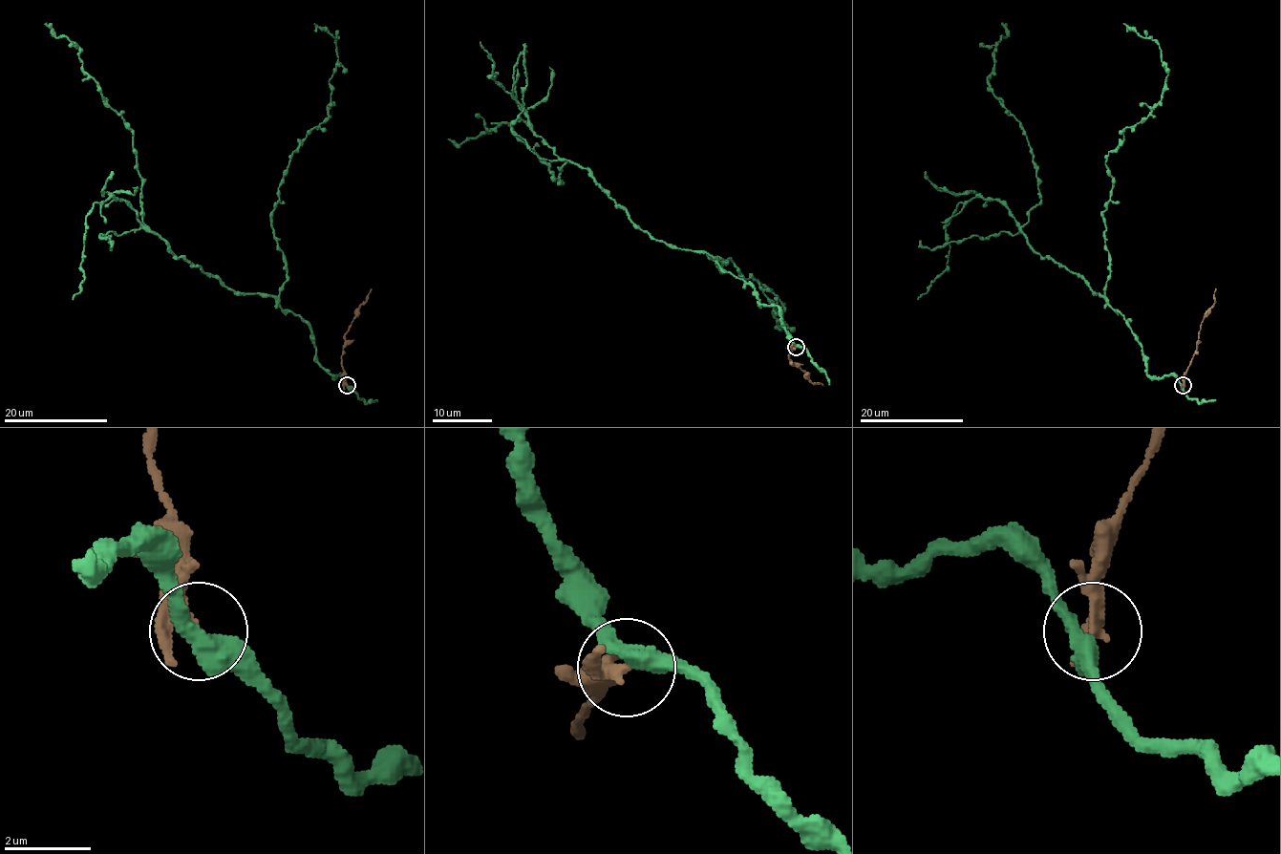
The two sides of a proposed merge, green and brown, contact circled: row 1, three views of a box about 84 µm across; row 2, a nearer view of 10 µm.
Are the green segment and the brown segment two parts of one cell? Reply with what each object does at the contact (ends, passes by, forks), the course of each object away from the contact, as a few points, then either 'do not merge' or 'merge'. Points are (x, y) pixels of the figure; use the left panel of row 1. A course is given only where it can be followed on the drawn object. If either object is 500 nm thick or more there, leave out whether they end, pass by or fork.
green passes by; brown passes by; green runs (348, 386), (319, 363), (298, 316), (271, 295), (228, 288), (142, 222), (132, 131), (79, 50), (45, 23); brown runs (348, 385), (341, 357), (345, 332), (371, 288); do not merge

